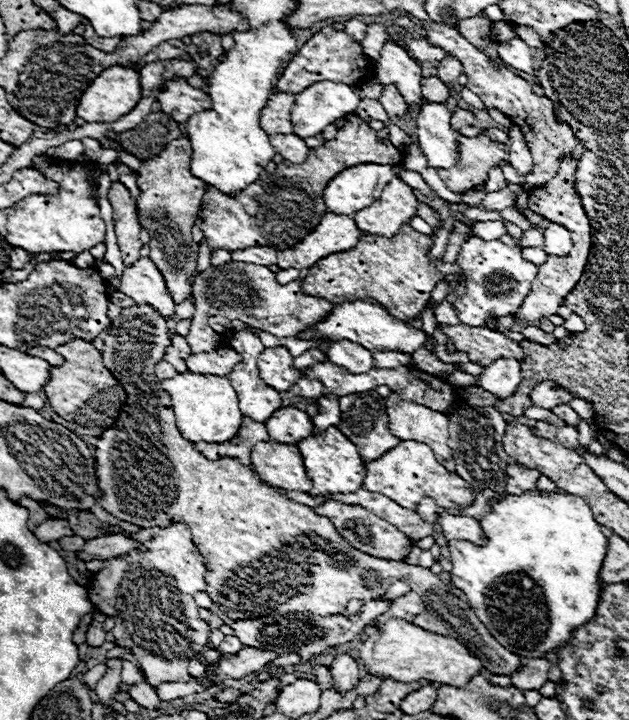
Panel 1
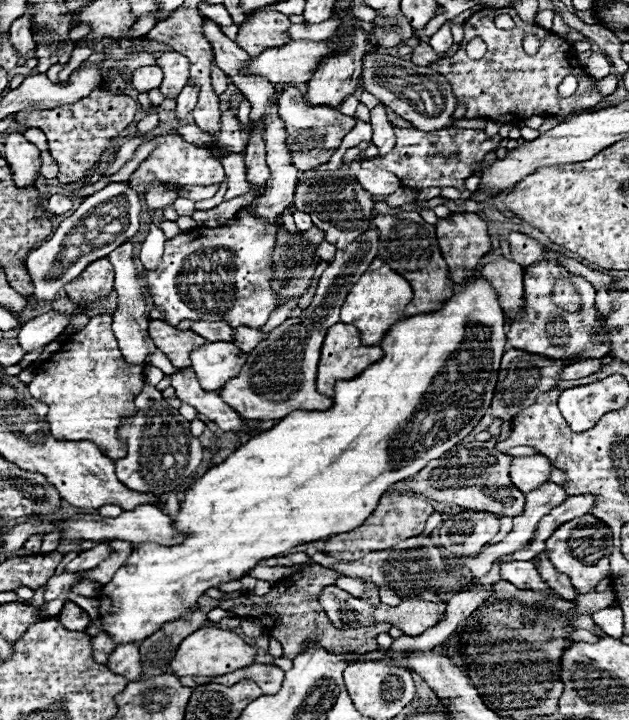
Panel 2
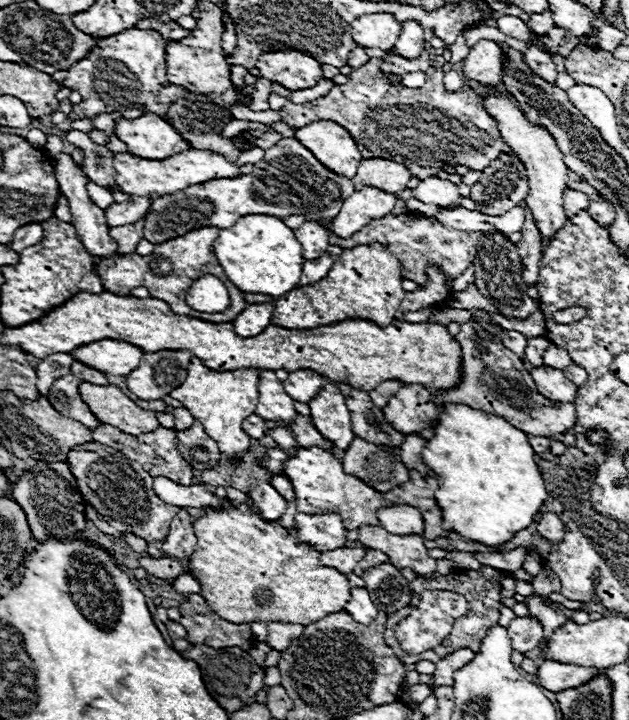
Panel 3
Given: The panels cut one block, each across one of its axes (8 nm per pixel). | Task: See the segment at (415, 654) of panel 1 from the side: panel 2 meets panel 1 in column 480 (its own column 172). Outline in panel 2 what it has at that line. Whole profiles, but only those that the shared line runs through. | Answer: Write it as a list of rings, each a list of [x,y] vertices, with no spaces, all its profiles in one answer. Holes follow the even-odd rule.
[[[200,628],[180,644],[170,668],[176,676],[222,676],[240,668],[248,668],[256,662],[256,648],[244,642],[234,630]]]

